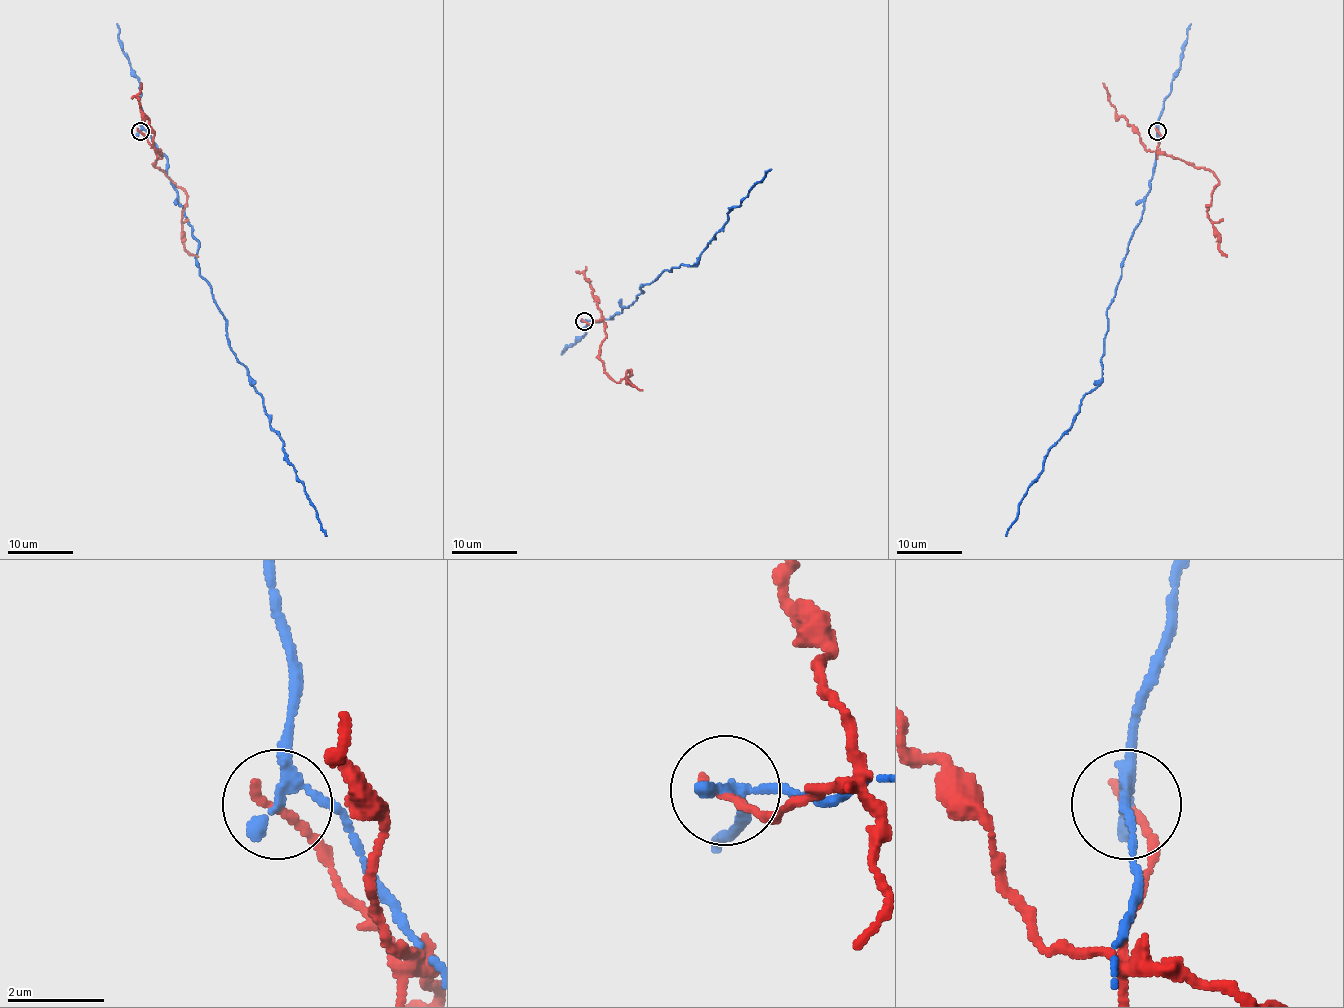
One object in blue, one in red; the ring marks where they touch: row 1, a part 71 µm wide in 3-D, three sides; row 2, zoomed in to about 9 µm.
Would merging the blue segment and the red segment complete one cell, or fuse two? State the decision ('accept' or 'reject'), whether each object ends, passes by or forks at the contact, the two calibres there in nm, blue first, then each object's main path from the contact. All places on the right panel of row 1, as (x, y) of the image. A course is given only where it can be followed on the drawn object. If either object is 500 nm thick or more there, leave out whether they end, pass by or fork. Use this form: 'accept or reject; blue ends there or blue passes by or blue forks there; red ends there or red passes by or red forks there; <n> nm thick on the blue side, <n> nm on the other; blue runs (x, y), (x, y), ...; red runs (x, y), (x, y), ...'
reject; blue passes by; red ends there; 260 nm thick on the blue side, 200 nm on the other; blue runs (1157, 132), (1139, 224), (1127, 242), (1106, 311), (1101, 381), (1082, 399), (1072, 427), (1049, 449), (1005, 536); red runs (1157, 132), (1160, 135), (1157, 148), (1160, 153), (1209, 169), (1219, 180), (1207, 218), (1219, 247), (1227, 257)

